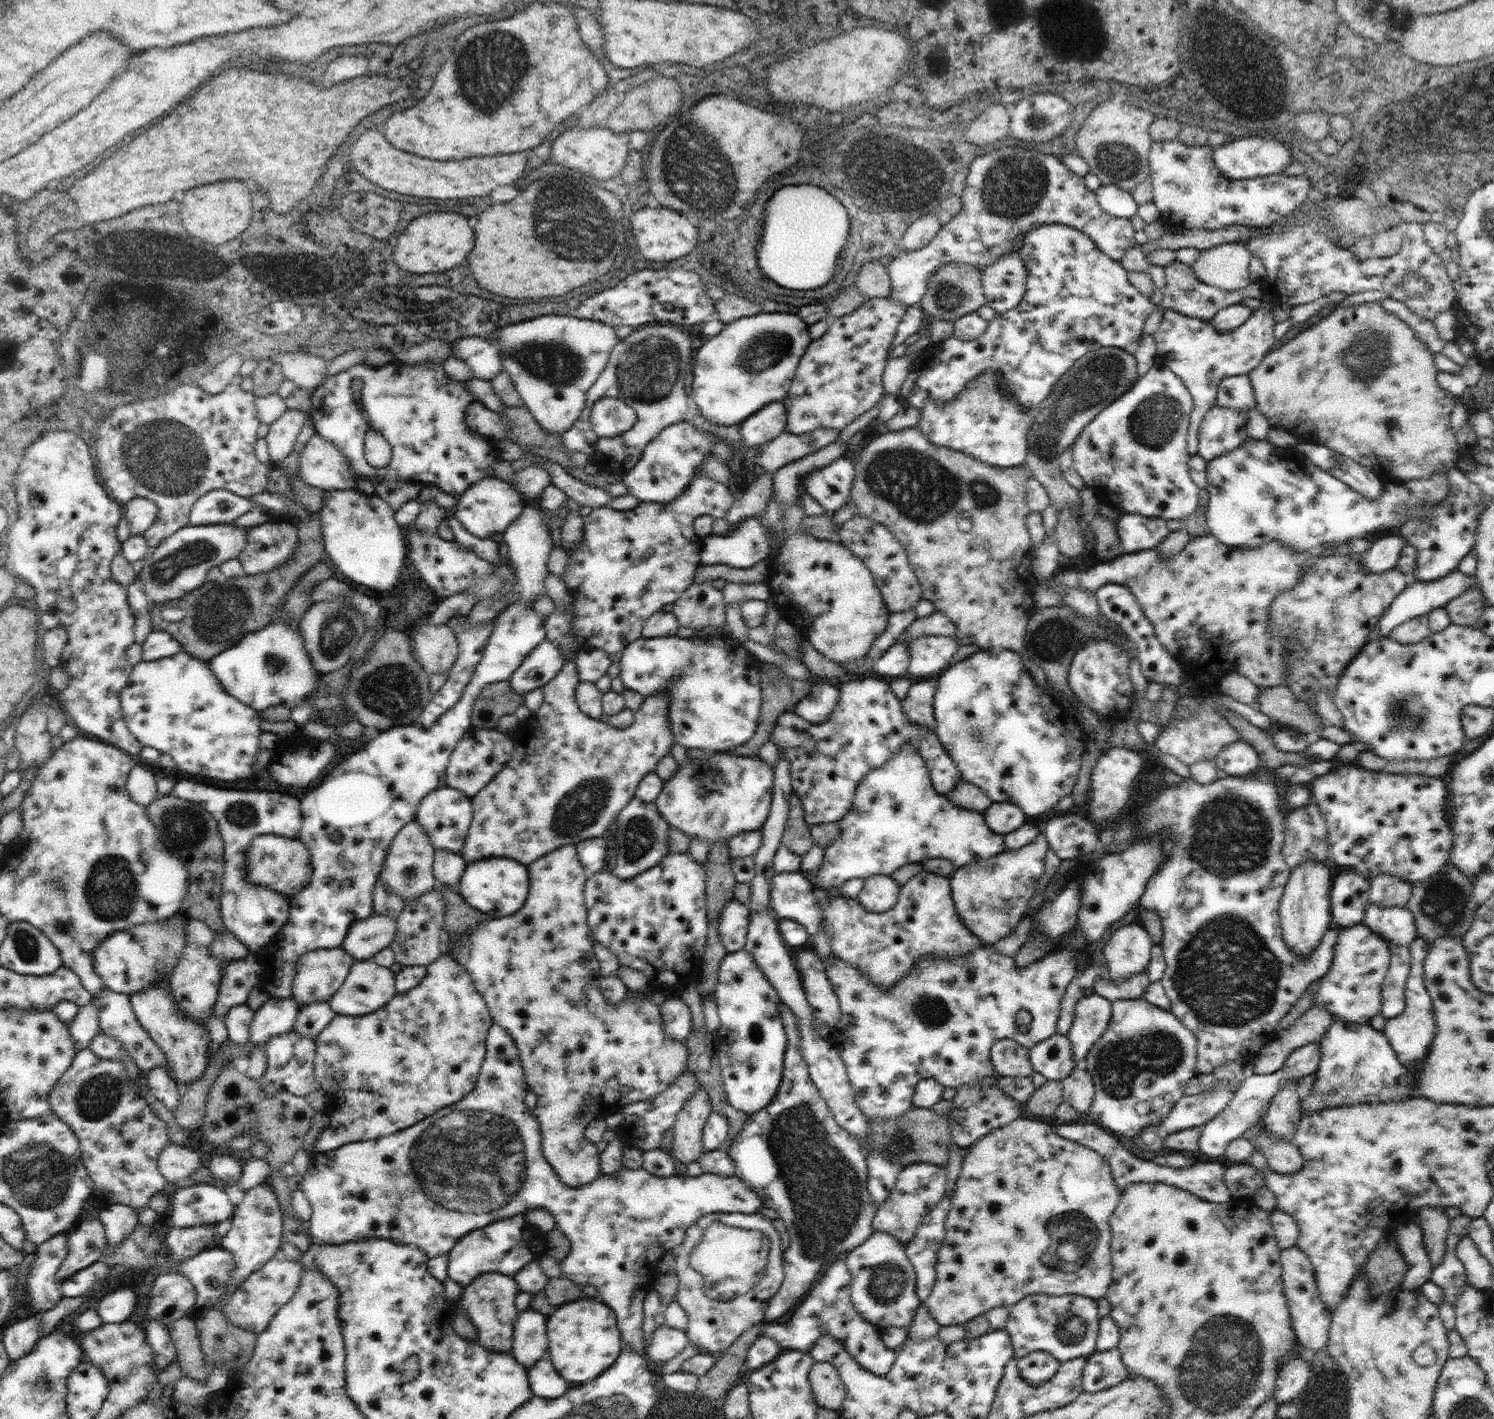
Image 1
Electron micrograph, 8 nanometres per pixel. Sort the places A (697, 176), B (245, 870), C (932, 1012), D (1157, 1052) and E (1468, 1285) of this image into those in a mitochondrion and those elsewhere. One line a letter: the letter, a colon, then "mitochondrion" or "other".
A: mitochondrion
B: other
C: mitochondrion
D: mitochondrion
E: other

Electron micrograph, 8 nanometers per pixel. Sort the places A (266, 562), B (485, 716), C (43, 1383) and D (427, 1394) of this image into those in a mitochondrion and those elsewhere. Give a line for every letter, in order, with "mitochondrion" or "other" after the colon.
A: other
B: other
C: mitochondrion
D: other

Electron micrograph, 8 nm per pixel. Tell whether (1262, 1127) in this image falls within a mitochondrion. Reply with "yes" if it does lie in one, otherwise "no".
no

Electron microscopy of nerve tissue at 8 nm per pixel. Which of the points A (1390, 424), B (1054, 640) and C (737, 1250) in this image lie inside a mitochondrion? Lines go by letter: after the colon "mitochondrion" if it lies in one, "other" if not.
A: other
B: mitochondrion
C: mitochondrion

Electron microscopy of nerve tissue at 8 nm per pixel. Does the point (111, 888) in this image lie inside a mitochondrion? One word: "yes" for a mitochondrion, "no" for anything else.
yes

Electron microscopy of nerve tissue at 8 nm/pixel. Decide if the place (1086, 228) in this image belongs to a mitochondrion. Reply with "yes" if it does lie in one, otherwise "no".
no

